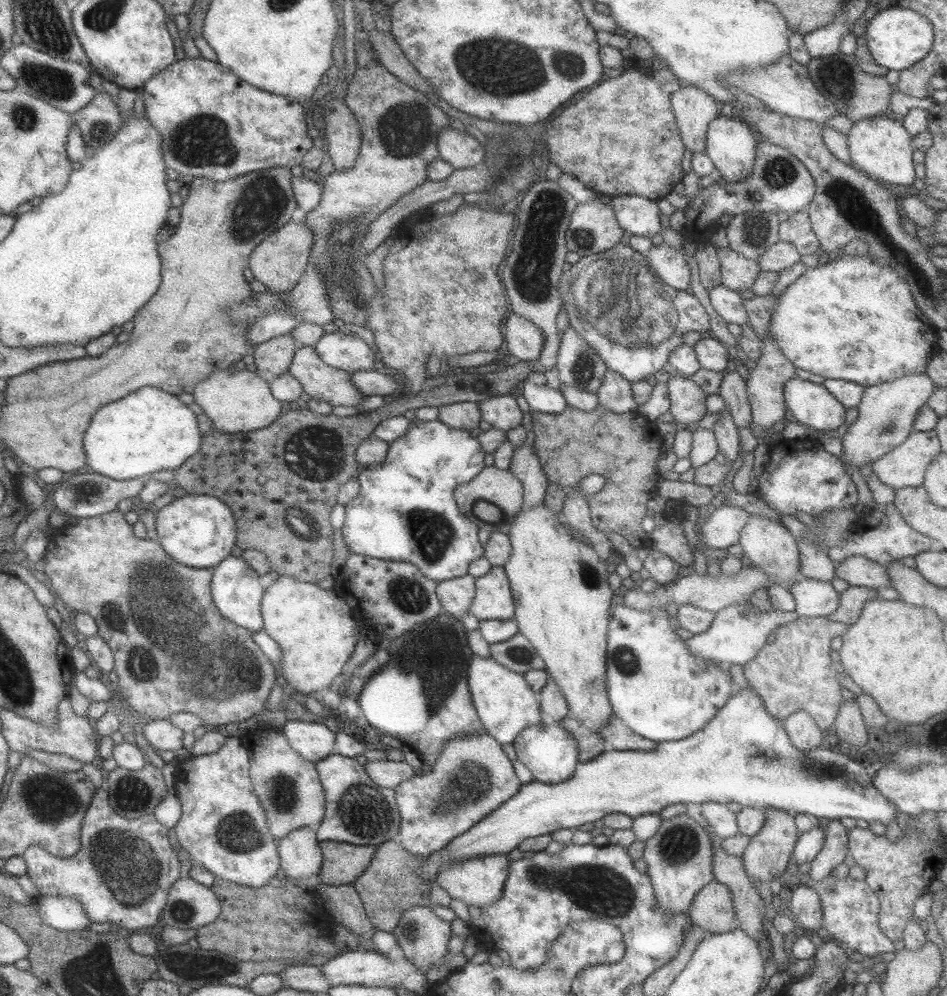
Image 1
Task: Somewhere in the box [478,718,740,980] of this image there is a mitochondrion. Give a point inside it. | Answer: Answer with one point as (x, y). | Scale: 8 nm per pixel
(598, 889)

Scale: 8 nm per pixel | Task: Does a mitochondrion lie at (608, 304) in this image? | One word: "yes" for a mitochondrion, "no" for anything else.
yes

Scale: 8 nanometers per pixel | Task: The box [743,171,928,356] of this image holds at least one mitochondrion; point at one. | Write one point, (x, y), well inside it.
(855, 210)

